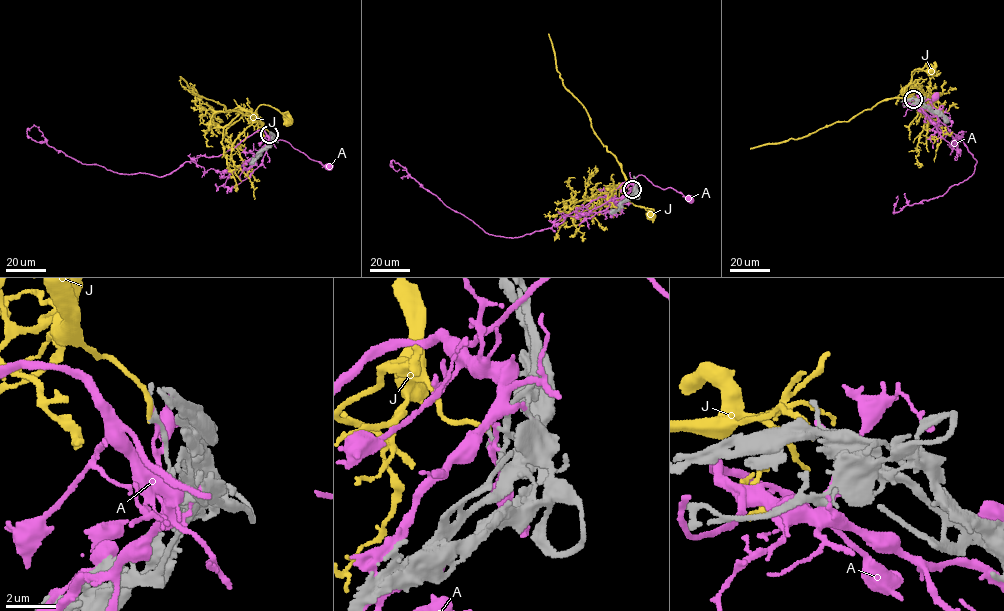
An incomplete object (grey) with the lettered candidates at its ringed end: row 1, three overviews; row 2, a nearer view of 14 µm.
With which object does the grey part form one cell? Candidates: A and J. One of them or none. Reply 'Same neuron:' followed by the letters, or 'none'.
Same neuron: none

